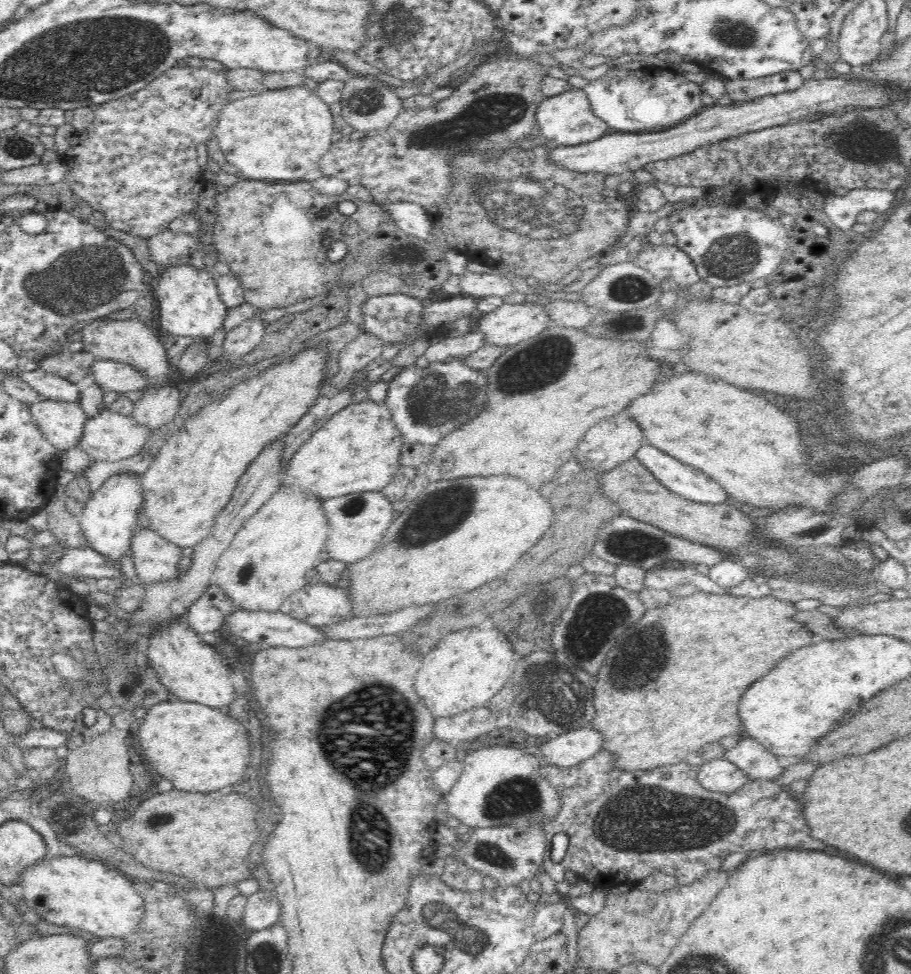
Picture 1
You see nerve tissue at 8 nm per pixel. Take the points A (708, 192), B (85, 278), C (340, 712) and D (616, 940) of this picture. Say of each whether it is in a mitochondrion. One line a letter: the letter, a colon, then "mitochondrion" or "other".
A: other
B: mitochondrion
C: mitochondrion
D: other

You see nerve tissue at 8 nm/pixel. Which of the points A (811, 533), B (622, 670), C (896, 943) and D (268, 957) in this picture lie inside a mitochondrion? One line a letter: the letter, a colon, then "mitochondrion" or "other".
A: mitochondrion
B: mitochondrion
C: mitochondrion
D: mitochondrion

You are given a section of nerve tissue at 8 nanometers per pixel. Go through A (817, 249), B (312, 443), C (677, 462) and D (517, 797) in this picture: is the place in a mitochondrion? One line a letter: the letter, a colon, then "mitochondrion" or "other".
A: other
B: other
C: other
D: mitochondrion

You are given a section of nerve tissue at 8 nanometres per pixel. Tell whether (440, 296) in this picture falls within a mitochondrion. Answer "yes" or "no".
no

